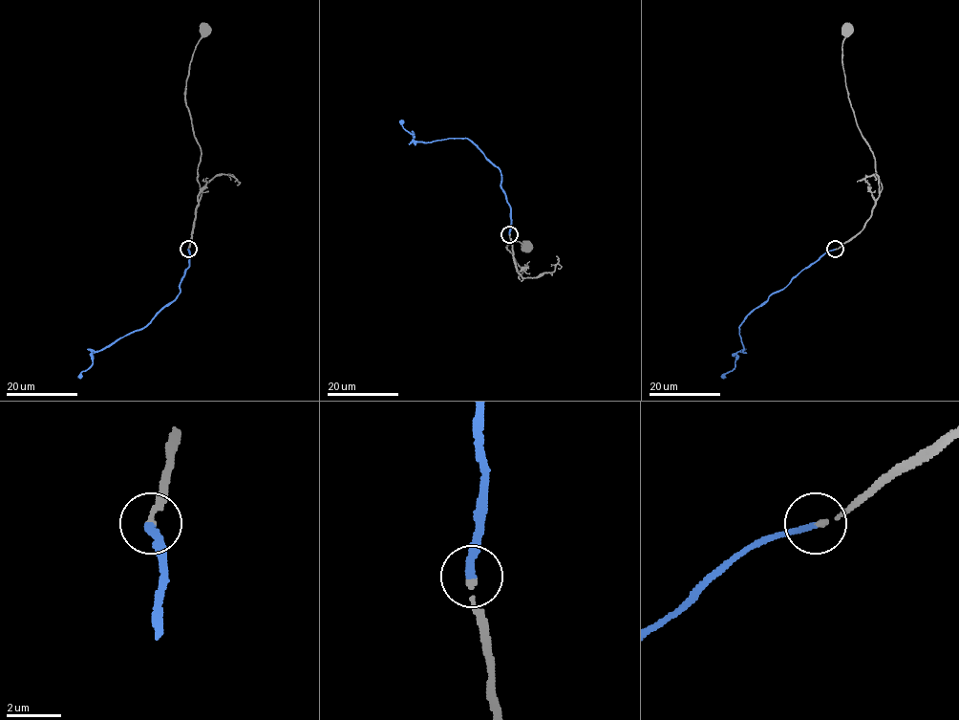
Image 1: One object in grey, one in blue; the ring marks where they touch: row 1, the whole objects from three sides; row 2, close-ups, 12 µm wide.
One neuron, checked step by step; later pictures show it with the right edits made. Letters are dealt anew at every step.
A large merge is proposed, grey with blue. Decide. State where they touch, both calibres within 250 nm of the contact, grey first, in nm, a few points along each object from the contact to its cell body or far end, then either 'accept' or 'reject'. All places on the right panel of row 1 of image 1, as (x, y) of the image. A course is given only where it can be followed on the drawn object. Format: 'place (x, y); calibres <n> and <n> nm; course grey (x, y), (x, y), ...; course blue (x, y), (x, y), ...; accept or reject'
place (835, 249); calibres 150 and 240 nm; course grey (835, 249), (862, 229), (882, 189), (874, 157), (857, 125), (846, 89), (842, 46), (848, 31); course blue (835, 249), (801, 270), (739, 325), (742, 351), (736, 354), (735, 368), (721, 377); accept

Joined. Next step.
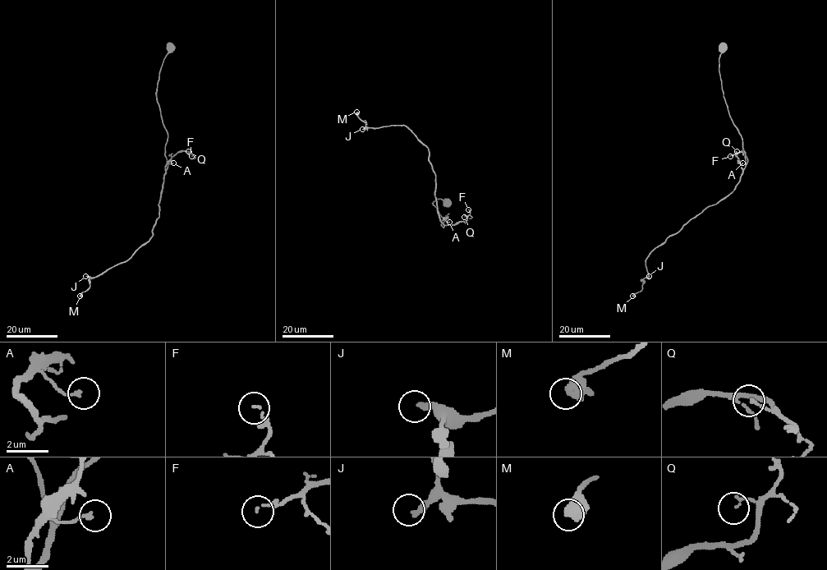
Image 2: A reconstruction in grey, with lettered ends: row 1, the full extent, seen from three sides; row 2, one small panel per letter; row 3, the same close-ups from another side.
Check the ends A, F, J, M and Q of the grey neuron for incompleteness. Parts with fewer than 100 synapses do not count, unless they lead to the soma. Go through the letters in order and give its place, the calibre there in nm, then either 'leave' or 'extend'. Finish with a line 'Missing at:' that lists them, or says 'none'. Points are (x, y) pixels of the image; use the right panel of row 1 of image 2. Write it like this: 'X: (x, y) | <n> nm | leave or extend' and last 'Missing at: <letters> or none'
A: (742, 163) | 140 nm | leave
F: (730, 156) | 80 nm | leave
J: (649, 276) | 280 nm | extend
M: (632, 296) | 650 nm | leave
Q: (737, 151) | 100 nm | leave
Missing at: J

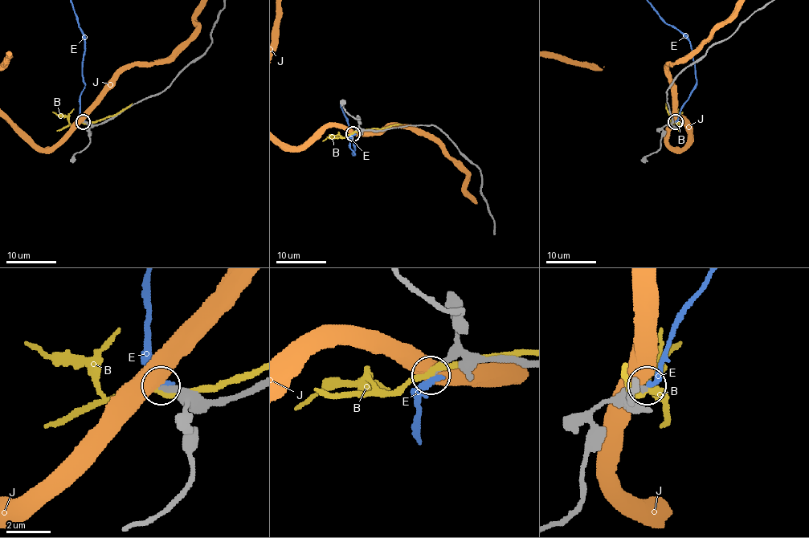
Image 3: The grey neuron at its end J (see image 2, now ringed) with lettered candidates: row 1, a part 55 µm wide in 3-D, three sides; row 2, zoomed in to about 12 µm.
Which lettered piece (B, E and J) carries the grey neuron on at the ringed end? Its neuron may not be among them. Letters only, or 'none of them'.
none of them

